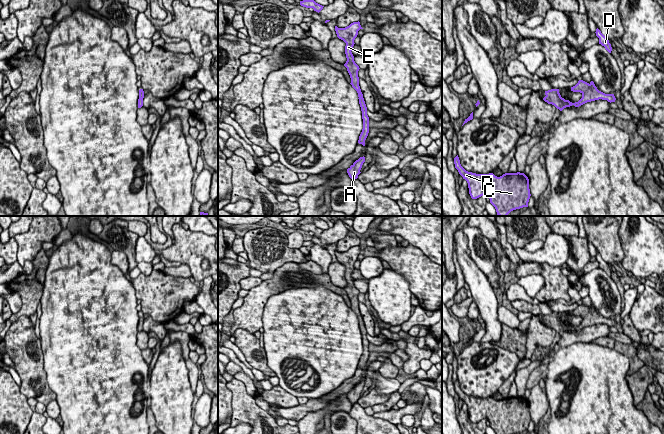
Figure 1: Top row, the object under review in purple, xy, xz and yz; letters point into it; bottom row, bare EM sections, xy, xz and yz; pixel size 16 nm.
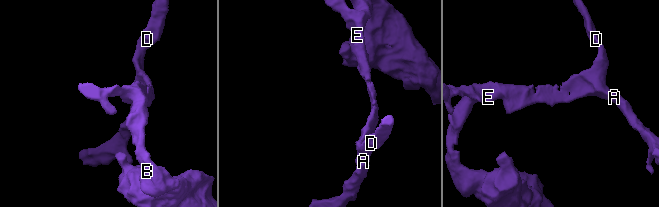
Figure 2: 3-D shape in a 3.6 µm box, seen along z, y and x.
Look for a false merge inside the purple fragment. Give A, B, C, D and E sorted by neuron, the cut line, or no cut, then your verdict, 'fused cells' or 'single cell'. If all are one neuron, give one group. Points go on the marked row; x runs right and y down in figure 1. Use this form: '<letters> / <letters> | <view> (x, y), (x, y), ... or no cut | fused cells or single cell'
A B C D E | no cut | single cell

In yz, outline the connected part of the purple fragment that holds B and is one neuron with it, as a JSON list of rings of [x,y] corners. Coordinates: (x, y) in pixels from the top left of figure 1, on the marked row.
[[[458,155],[454,158],[455,168],[468,183],[472,199],[487,195],[498,216],[507,216],[511,211],[528,207],[530,199],[529,179],[524,173],[505,173],[500,177],[493,173],[476,174],[466,171]]]

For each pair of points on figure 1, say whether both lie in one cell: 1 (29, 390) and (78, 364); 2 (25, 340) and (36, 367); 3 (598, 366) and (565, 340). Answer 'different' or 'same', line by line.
1: different
2: same
3: different

